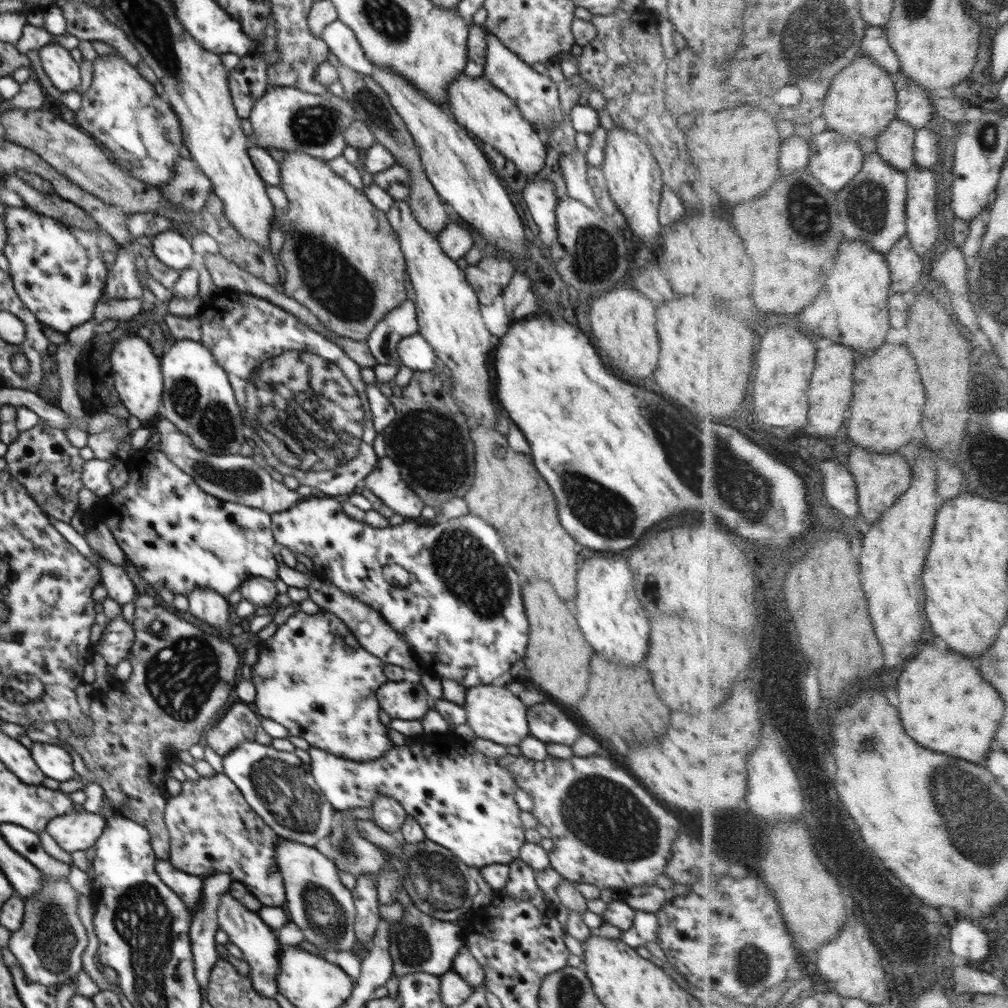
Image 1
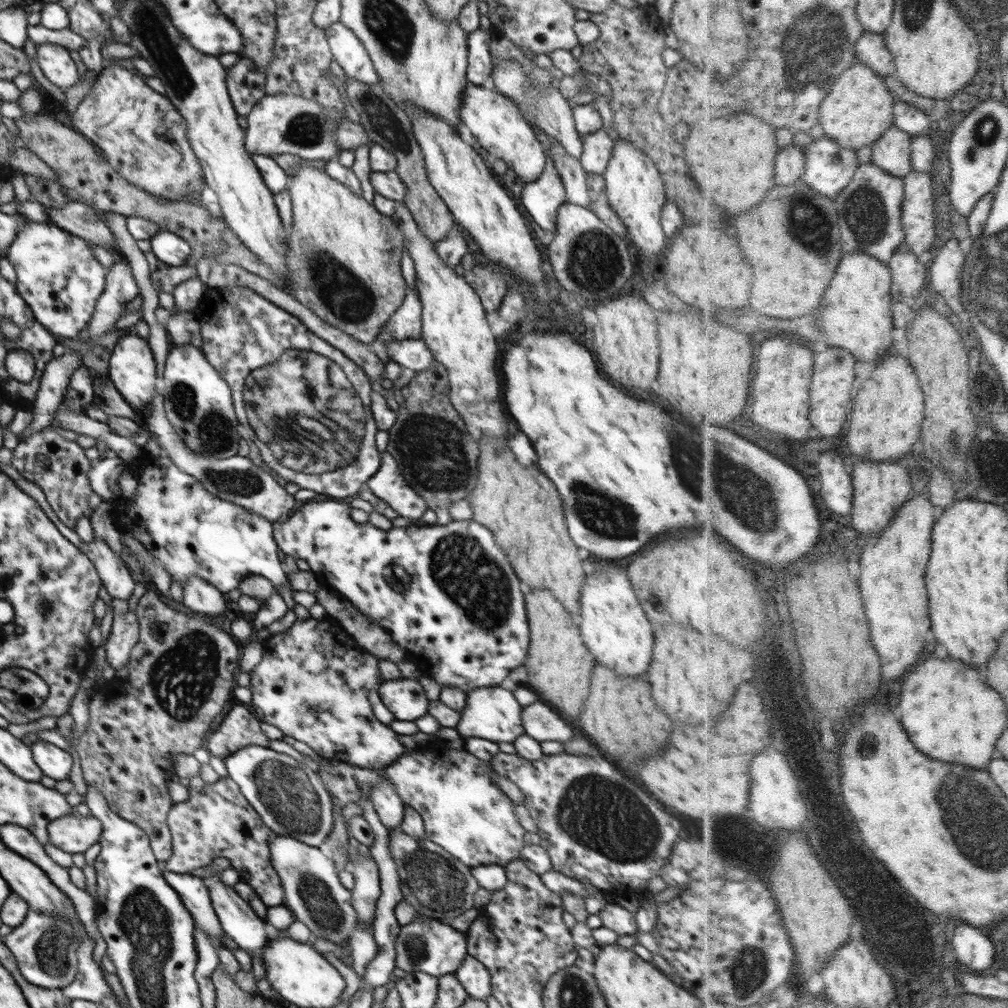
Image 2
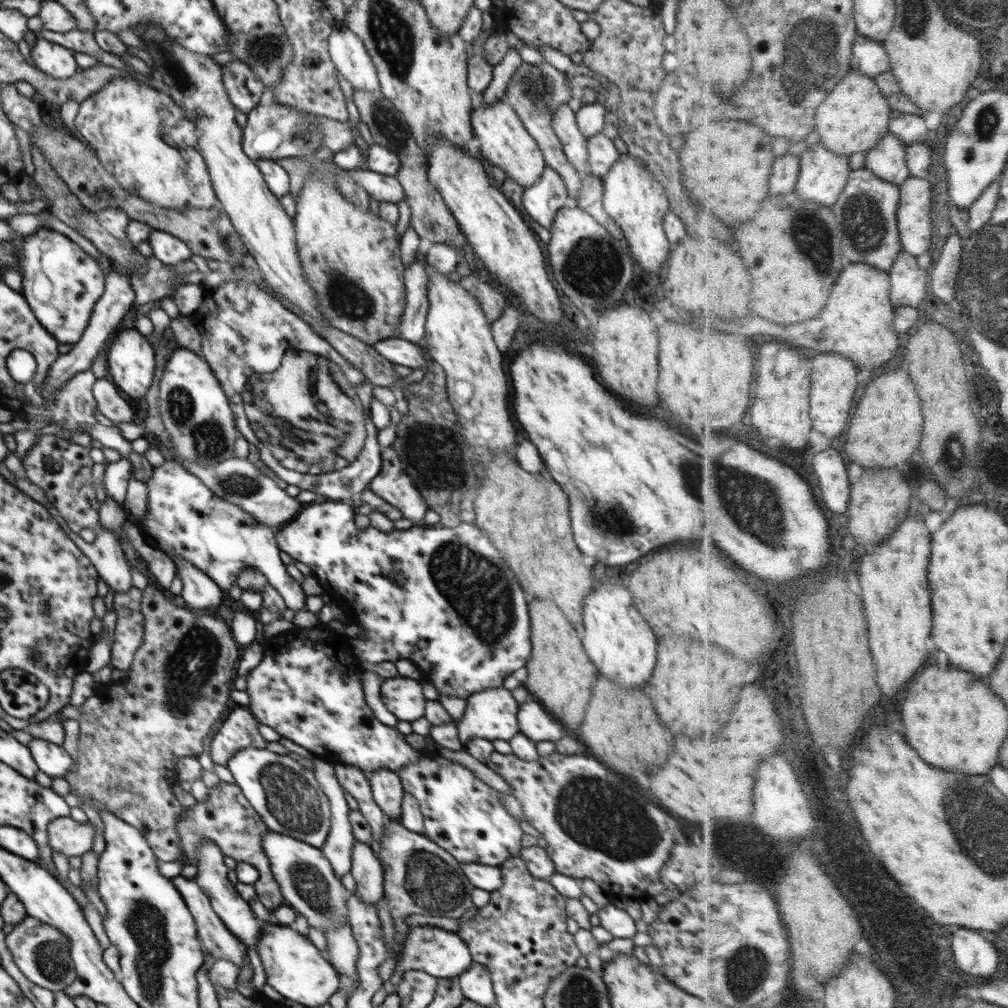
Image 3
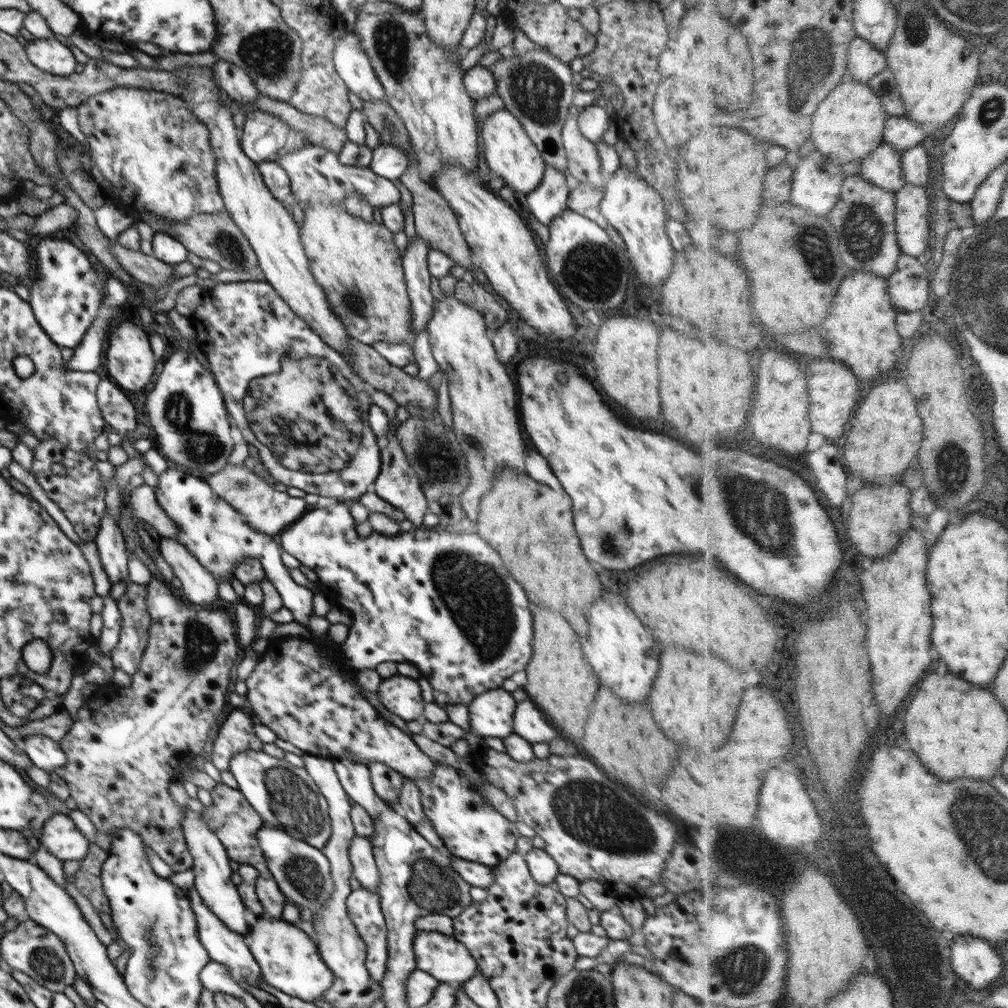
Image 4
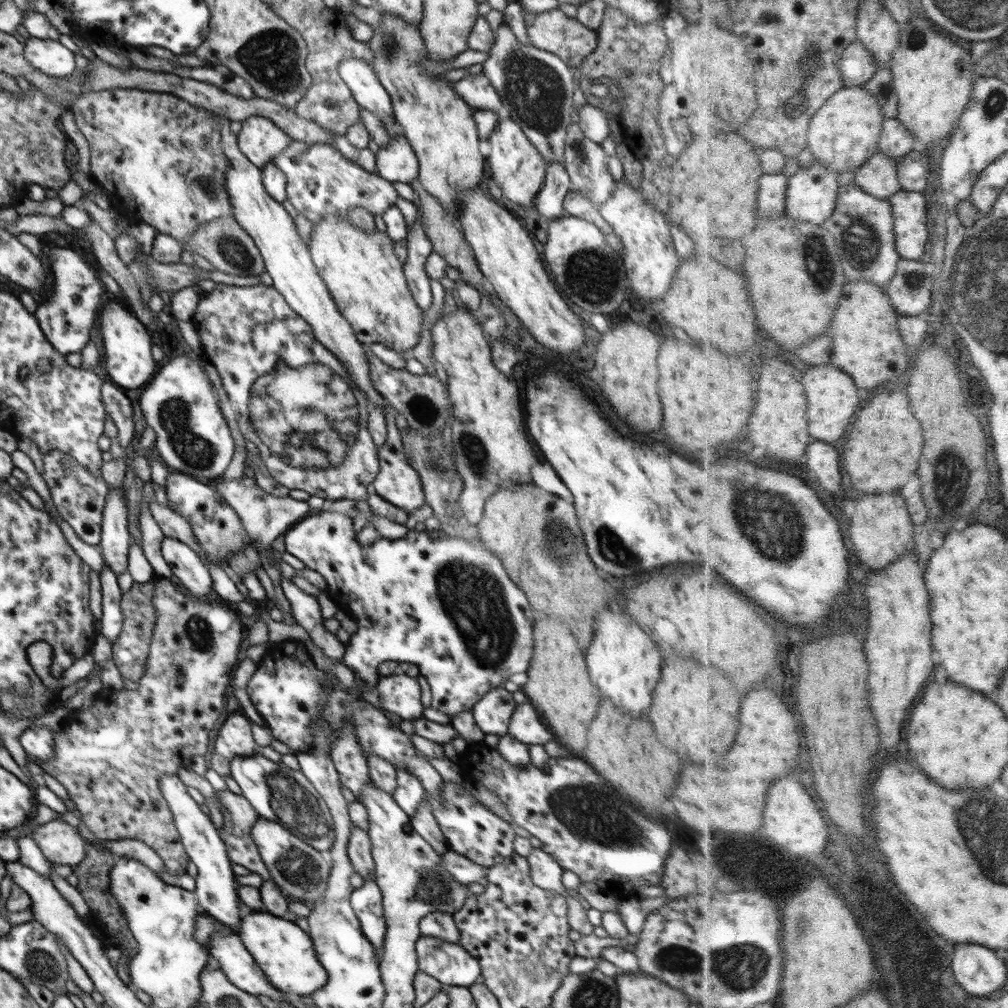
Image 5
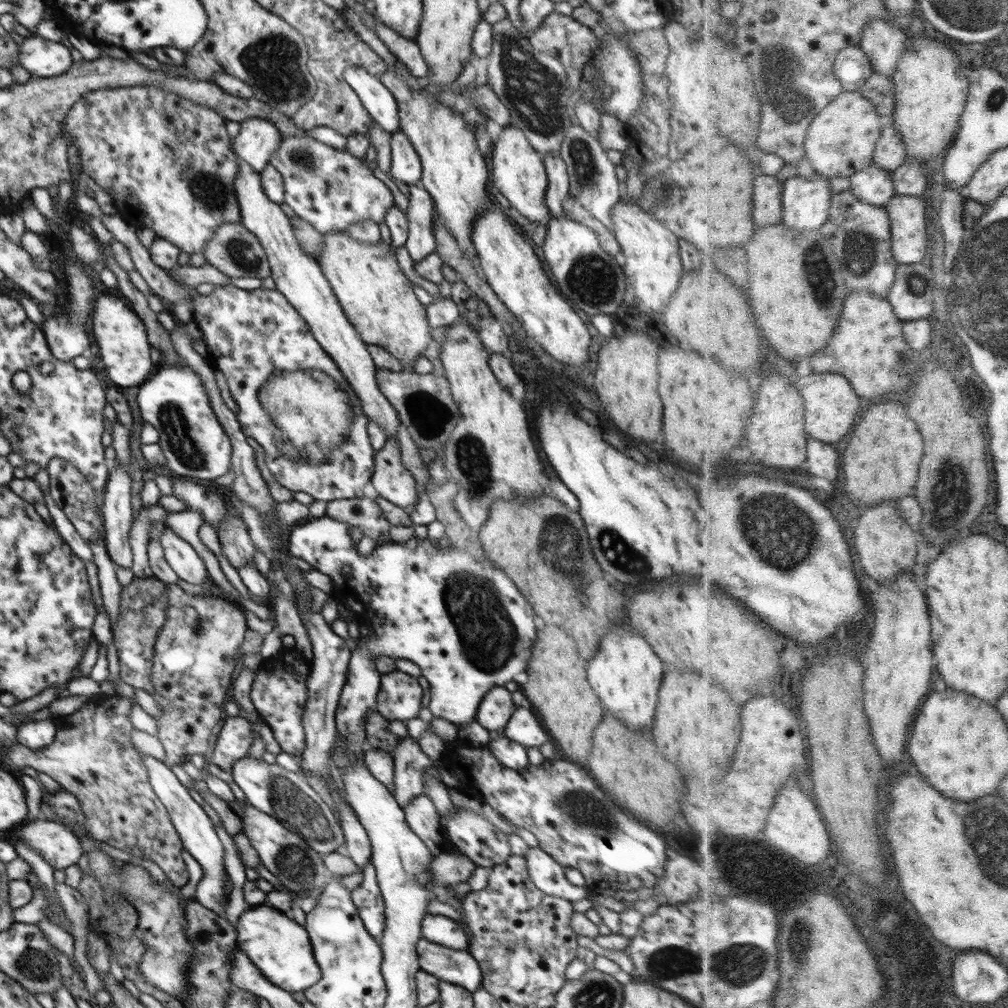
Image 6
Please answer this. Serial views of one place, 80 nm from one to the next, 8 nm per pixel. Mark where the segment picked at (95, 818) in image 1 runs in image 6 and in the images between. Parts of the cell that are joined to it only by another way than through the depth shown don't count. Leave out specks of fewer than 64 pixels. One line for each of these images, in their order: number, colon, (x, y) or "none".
2: (74, 834)
3: (65, 835)
4: (60, 837)
5: (60, 843)
6: (57, 844)

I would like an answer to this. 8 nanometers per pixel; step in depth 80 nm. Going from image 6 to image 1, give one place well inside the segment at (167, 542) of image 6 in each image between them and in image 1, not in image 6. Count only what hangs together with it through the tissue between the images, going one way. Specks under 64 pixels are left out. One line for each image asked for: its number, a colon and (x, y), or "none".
1: (206, 605)
2: (200, 598)
3: (200, 592)
4: (199, 587)
5: (186, 564)

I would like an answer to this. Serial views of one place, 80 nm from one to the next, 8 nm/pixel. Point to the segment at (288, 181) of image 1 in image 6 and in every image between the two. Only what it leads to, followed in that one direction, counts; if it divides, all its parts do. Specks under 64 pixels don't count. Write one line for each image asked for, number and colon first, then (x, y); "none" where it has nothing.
2: (344, 257)
3: (351, 258)
4: (360, 268)
5: (360, 269)
6: (378, 299)

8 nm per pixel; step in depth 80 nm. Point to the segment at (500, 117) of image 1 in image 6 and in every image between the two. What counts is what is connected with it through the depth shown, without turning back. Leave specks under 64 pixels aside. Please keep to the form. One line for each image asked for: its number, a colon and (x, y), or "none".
2: (494, 119)
3: (504, 141)
4: (510, 153)
5: (519, 170)
6: (519, 173)

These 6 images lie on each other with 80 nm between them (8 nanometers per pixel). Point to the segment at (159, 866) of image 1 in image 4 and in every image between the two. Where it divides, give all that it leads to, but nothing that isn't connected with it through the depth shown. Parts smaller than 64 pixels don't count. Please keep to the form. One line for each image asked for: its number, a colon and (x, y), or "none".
2: (192, 890)
3: (215, 938)
4: (225, 946)

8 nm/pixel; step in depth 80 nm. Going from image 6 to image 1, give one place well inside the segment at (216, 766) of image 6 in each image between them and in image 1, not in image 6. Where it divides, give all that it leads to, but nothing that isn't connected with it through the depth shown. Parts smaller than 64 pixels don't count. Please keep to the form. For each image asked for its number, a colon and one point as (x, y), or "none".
1: (240, 723)
2: (241, 727)
3: (240, 729)
4: (236, 734)
5: (235, 738)

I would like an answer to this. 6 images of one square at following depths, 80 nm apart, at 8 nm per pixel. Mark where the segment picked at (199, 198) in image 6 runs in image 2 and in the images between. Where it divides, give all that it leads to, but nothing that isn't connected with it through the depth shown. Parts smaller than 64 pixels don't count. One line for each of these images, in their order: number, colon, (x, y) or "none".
2: (141, 134)
3: (143, 139)
4: (148, 144)
5: (153, 148)

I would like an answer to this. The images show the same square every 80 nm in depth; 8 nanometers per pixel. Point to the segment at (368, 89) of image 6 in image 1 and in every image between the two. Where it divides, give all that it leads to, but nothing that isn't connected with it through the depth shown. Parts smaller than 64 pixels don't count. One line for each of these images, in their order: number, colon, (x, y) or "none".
1: (342, 42)
2: (347, 49)
3: (348, 54)
4: (351, 62)
5: (368, 92)

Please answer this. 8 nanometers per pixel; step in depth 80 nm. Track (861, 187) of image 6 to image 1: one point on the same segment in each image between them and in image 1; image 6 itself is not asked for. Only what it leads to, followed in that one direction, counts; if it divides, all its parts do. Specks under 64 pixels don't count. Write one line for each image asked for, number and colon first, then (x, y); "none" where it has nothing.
1: (898, 144)
2: (894, 152)
3: (889, 160)
4: (884, 167)
5: (880, 176)

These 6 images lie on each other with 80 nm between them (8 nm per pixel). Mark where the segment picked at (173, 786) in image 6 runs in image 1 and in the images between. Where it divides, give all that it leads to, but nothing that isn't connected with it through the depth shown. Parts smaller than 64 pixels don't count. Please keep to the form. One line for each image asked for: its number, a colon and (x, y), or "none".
1: (245, 928)
2: (238, 920)
3: (233, 910)
4: (213, 882)
5: (215, 890)

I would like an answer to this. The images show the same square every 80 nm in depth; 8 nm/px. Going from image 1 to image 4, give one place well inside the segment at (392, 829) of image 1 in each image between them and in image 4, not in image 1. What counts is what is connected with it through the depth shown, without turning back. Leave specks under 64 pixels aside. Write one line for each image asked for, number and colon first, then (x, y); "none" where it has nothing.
2: (390, 807)
3: (387, 789)
4: (387, 783)

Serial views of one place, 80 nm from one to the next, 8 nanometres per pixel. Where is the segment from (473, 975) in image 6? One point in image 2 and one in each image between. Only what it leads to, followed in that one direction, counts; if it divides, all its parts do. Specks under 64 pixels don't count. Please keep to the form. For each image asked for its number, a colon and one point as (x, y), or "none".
2: (432, 946)
3: (441, 953)
4: (441, 956)
5: (449, 963)

